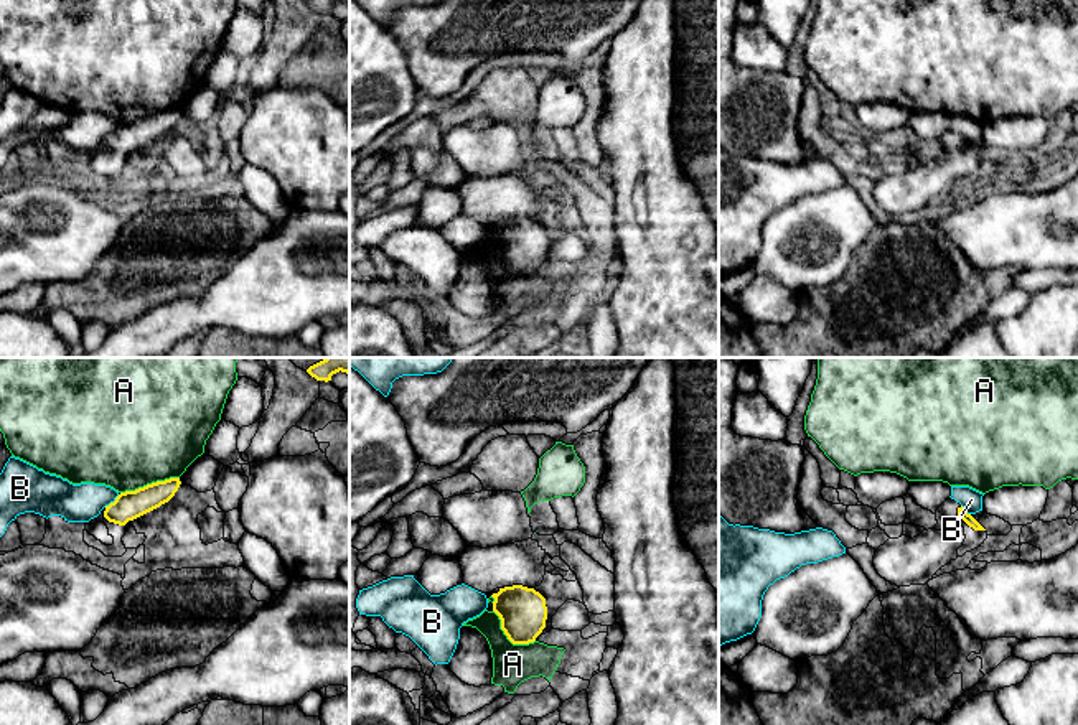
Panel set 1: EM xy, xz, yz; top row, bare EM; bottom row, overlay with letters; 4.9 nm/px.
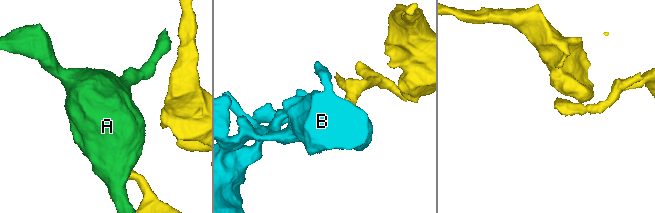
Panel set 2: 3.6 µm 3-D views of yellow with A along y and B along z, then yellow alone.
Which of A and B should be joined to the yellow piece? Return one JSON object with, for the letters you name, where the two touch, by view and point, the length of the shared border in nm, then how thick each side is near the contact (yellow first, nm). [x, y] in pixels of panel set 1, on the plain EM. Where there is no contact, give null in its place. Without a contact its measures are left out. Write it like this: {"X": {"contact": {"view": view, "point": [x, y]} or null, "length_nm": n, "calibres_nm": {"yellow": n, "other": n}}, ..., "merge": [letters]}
{"B": {"contact": {"view": "xy", "point": [111, 134]}, "length_nm": 100, "calibres_nm": {"yellow": 140, "other": 190}}, "merge": ["B"]}

